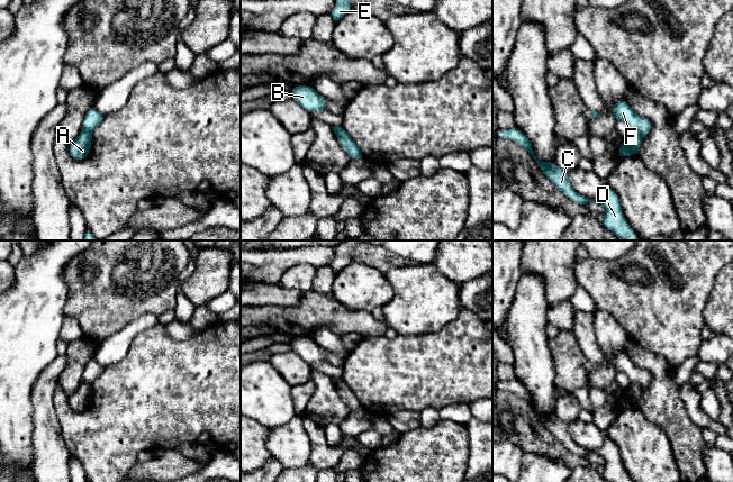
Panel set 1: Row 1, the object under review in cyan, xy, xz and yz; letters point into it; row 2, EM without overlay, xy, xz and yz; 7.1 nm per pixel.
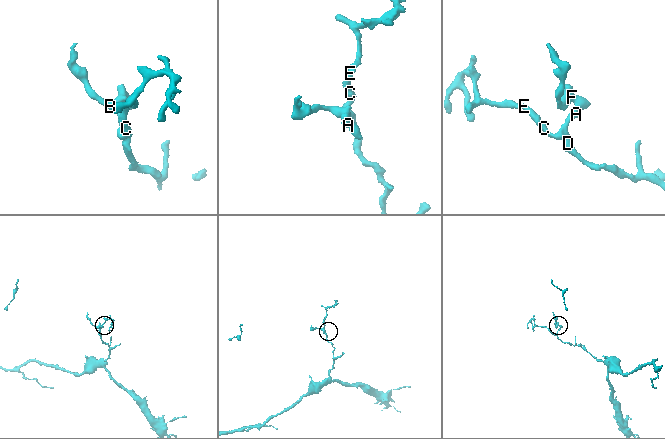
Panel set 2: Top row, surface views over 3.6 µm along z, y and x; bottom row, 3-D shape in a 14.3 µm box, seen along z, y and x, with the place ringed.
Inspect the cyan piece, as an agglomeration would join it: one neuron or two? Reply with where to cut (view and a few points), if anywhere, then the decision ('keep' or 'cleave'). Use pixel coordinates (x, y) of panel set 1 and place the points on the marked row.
yz (631, 132), (641, 137) | cleave

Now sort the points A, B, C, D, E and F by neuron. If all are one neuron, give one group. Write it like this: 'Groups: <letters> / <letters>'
Groups: A C D E / B F

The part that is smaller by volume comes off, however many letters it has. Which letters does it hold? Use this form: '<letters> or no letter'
B, F

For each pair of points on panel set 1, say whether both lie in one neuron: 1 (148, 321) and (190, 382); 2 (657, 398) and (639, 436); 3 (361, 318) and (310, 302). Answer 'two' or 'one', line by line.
1: two
2: two
3: one

